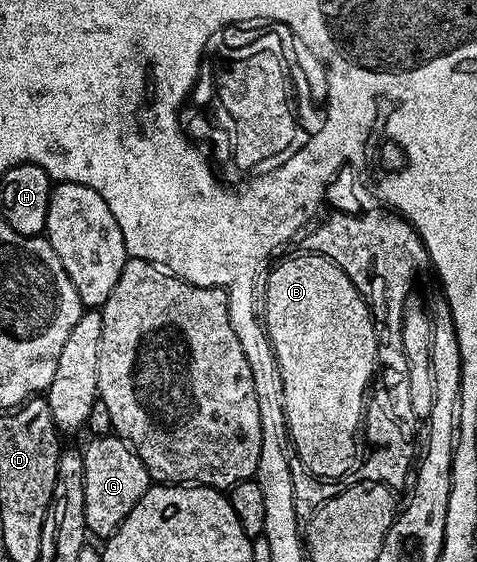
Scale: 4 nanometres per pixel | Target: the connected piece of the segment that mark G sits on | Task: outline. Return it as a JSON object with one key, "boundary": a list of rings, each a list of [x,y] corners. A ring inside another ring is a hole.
{"boundary":[[[95,436],[85,446],[85,524],[92,535],[106,540],[133,512],[137,500],[145,496],[153,479],[135,451],[118,436]]]}

